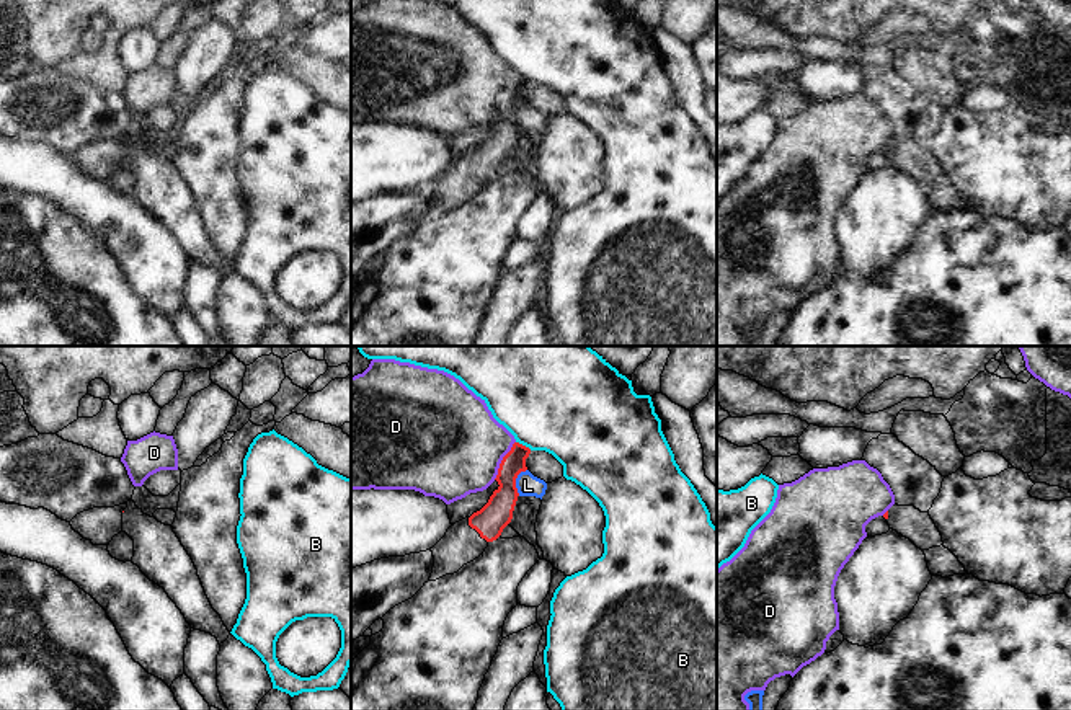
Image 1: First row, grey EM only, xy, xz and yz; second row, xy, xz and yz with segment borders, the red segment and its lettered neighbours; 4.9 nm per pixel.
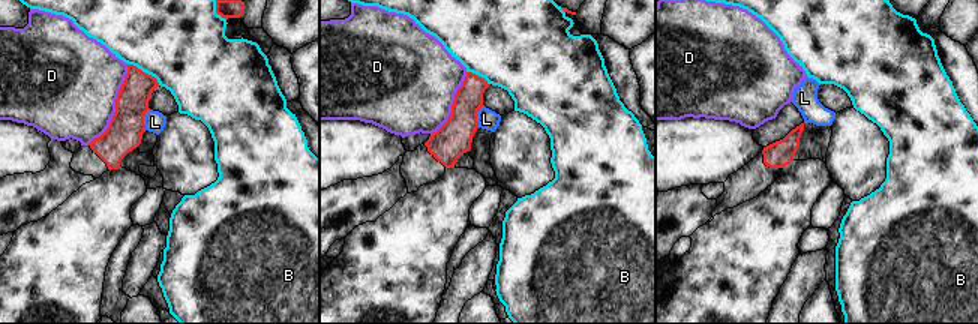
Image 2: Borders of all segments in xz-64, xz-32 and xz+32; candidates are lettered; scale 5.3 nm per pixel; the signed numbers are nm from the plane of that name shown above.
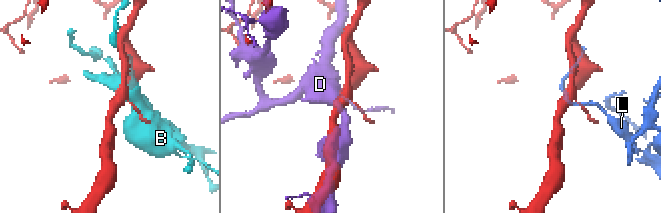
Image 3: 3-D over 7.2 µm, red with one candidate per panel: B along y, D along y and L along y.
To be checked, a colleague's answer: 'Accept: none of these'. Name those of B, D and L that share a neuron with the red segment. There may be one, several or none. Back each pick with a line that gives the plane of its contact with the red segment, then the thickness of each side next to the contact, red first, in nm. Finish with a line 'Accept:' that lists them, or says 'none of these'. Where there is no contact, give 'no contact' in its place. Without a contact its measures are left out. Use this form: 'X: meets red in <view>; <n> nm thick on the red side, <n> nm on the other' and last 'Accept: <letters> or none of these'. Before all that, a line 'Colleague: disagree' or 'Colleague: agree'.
Colleague: agree
Accept: none of these

